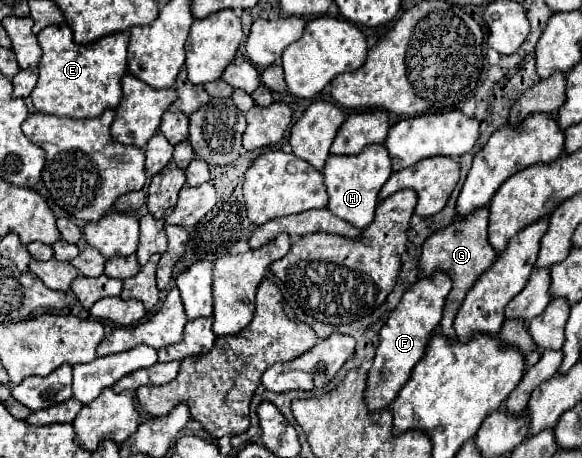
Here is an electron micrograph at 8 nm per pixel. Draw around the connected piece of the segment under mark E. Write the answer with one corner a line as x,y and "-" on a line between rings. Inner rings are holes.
49,25
37,35
43,49
39,81
31,93
37,111
59,117
99,117
105,109
115,109
121,101
121,79
127,73
127,33
113,33
99,41
79,45
73,41
69,25

